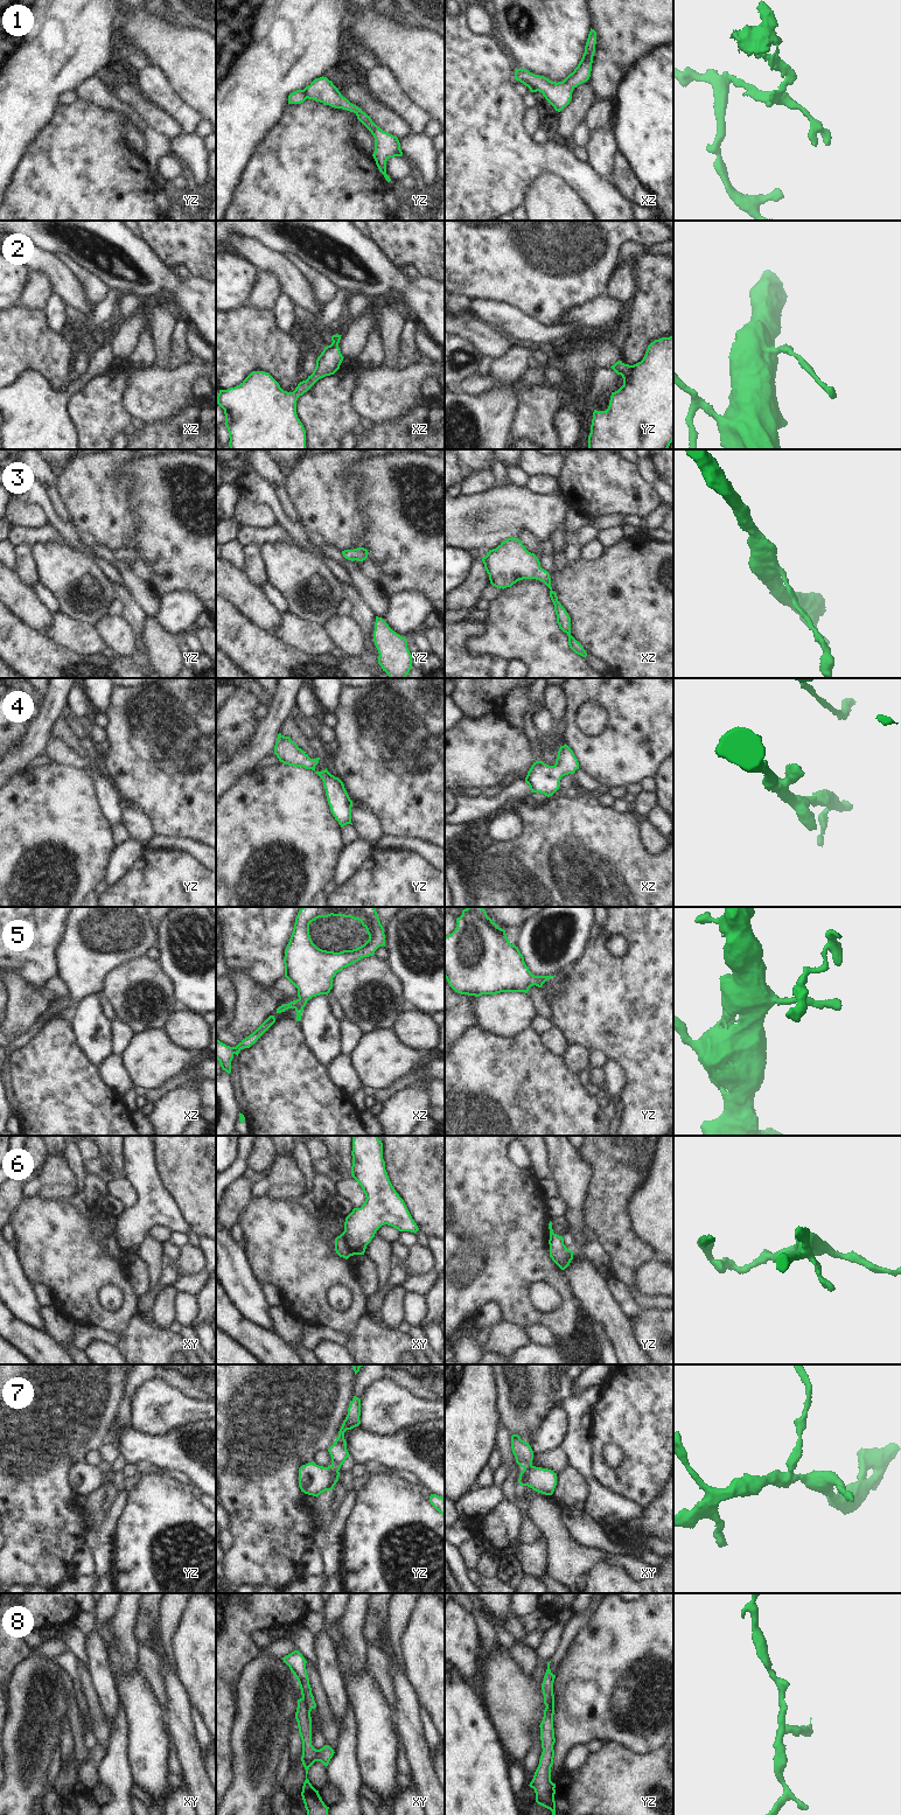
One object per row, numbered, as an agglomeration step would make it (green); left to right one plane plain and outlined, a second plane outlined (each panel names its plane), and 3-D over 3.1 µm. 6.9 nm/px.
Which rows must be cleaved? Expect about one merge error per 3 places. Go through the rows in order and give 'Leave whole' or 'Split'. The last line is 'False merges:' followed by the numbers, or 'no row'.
1: Leave whole
2: Leave whole
3: Leave whole
4: Leave whole
5: Leave whole
6: Leave whole
7: Split
8: Split
False merges: 7, 8.

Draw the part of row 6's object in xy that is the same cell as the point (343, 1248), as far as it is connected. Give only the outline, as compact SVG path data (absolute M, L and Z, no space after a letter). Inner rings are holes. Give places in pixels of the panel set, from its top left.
M352 1136L351 1156L351 1175L366 1199L345 1217L344 1231L335 1238L335 1251L345 1259L364 1255L366 1245L384 1224L399 1231L415 1234L419 1230L389 1179L382 1140L377 1136Z

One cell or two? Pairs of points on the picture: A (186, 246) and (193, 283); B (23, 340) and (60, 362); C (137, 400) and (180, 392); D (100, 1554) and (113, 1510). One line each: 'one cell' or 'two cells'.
A: two cells
B: one cell
C: one cell
D: two cells

